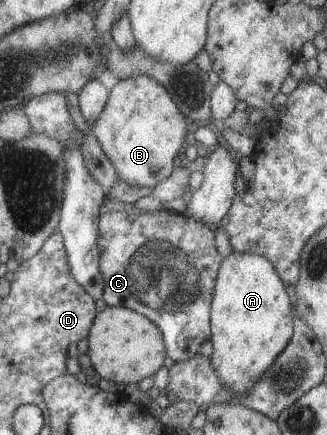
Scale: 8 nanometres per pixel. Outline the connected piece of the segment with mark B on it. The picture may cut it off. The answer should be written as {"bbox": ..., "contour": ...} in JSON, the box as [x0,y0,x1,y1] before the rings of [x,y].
{"bbox":[65,75,191,188],"contour":[[[146,75],[127,78],[110,84],[110,96],[99,120],[89,126],[80,110],[79,96],[75,92],[65,92],[68,112],[75,120],[74,125],[84,134],[93,132],[101,149],[111,160],[119,181],[135,188],[154,188],[173,173],[174,158],[183,143],[191,139],[187,130],[186,117],[167,90],[155,78]]]}

